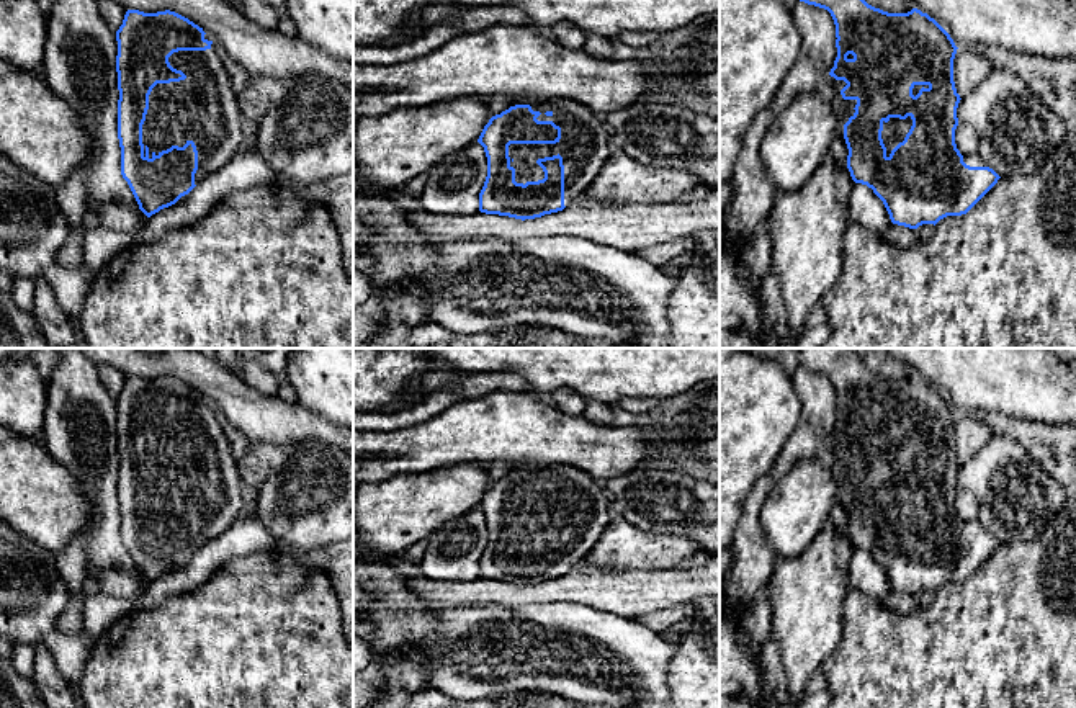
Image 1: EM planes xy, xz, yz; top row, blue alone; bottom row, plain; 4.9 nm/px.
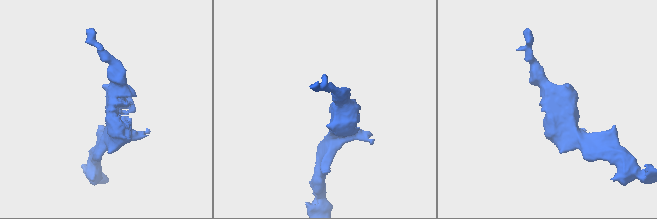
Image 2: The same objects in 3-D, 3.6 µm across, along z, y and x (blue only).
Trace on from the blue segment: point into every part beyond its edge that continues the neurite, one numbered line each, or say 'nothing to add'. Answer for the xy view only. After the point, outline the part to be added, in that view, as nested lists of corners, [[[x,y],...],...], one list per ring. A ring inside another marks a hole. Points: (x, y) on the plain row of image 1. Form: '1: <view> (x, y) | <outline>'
1: xy (203, 474) | [[[204,401],[204,406],[211,407],[211,414],[206,417],[178,417],[168,423],[173,435],[182,437],[186,445],[170,450],[157,450],[149,461],[149,476],[142,491],[142,510],[144,523],[159,522],[162,517],[172,512],[183,513],[188,507],[193,507],[198,517],[198,536],[195,540],[195,551],[208,544],[222,535],[232,523],[244,515],[245,489],[237,469],[235,458],[232,455],[231,443],[224,432],[224,423],[217,417],[216,409]]]

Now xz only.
1: xz (586, 509) | [[[515,464],[515,471],[530,471],[541,481],[538,487],[553,487],[561,494],[556,510],[510,510],[510,533],[515,535],[515,548],[538,548],[545,544],[538,525],[561,522],[564,531],[564,572],[581,564],[602,538],[615,507],[608,494],[587,473],[569,464]]]

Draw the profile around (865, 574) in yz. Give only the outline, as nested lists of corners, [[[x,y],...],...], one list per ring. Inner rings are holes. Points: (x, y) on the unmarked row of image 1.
[[[855,549],[850,558],[849,580],[850,587],[872,595],[878,602],[883,602],[886,594],[891,590],[883,567],[873,559],[872,554],[862,549]]]

